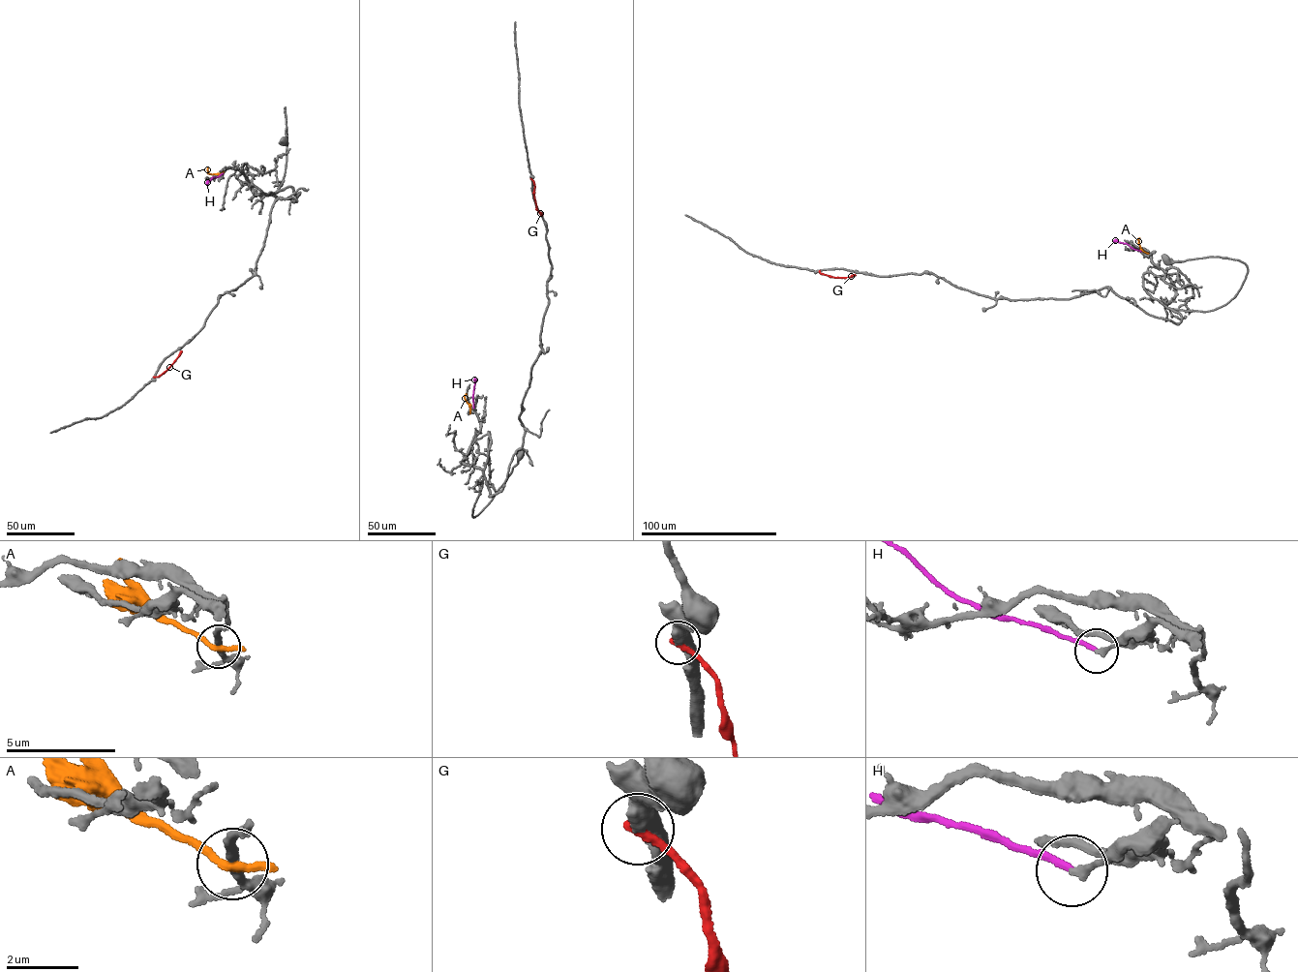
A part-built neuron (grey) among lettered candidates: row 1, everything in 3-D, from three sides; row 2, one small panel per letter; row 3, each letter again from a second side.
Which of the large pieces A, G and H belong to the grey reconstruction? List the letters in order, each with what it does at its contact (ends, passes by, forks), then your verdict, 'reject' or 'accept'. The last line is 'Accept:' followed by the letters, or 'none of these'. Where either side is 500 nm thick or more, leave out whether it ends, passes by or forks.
A: it ends | reject
G: reject
H: it ends | reject
Accept: none of these

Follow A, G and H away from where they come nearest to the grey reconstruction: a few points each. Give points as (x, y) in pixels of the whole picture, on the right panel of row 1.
A: (1147, 253), (1138, 244), (1139, 238)
G: (819, 271), (835, 278), (855, 275)
H: (1140, 251), (1113, 241)

